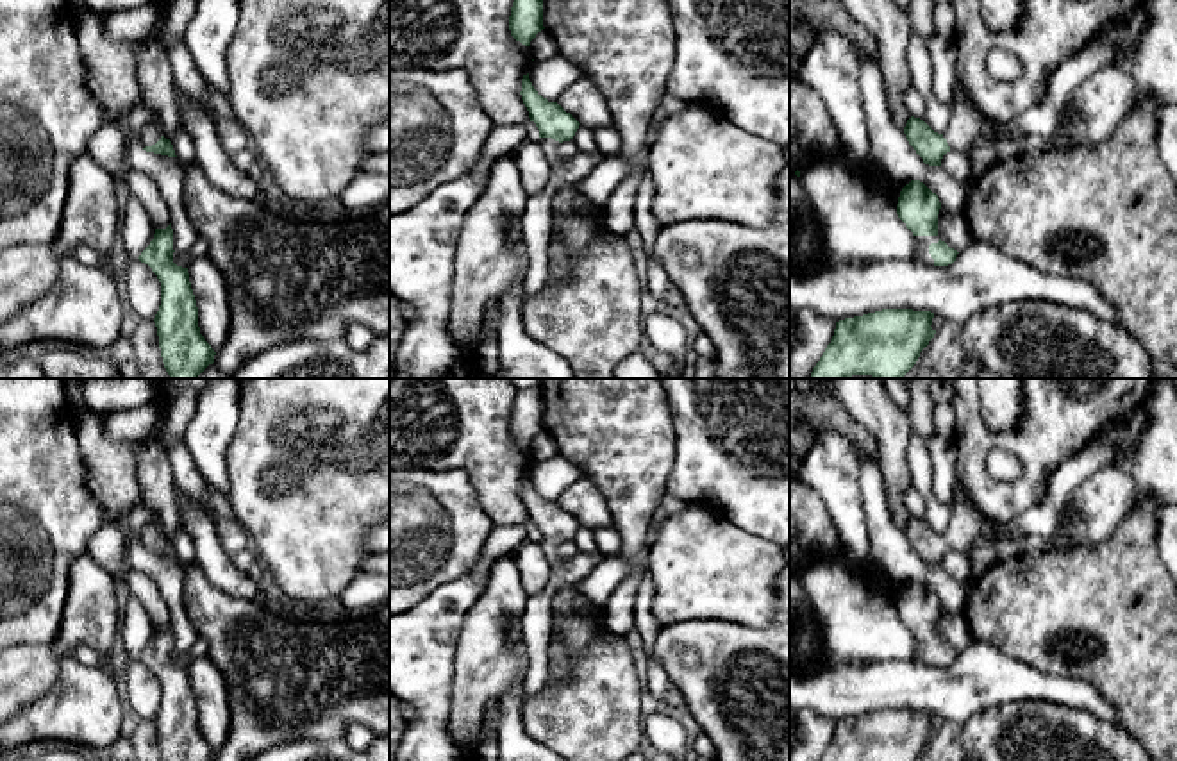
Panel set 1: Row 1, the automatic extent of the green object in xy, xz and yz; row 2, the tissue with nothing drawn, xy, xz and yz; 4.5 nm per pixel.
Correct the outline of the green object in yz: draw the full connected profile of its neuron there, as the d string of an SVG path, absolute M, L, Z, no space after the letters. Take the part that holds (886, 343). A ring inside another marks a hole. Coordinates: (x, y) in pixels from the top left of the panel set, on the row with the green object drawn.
M882 309L839 320L811 379L902 379L934 338L932 318L931 311Z

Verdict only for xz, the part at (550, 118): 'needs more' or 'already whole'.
needs more

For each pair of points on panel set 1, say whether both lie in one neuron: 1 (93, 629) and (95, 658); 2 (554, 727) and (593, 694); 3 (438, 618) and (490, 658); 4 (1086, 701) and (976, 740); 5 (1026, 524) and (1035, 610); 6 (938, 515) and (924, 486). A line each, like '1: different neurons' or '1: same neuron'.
1: different neurons
2: same neuron
3: different neurons
4: different neurons
5: different neurons
6: same neuron

